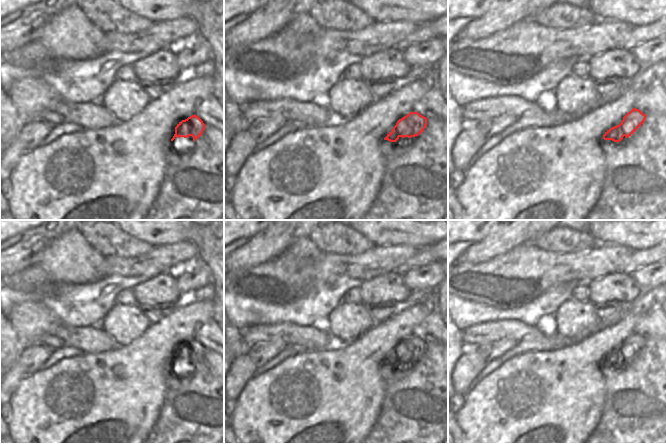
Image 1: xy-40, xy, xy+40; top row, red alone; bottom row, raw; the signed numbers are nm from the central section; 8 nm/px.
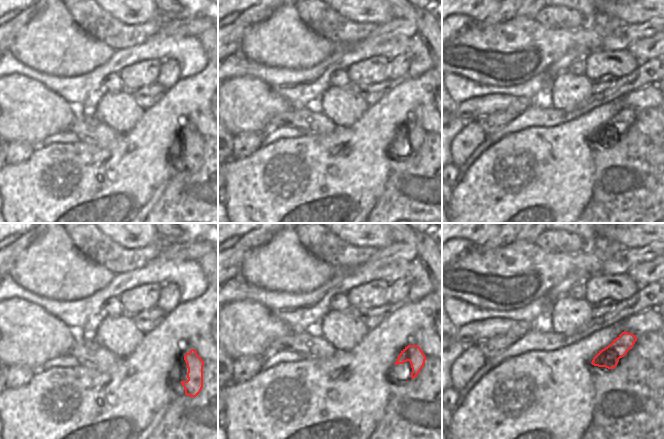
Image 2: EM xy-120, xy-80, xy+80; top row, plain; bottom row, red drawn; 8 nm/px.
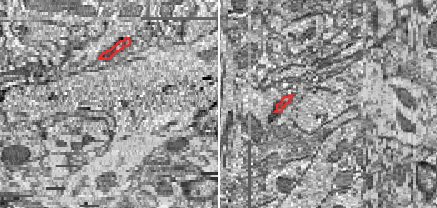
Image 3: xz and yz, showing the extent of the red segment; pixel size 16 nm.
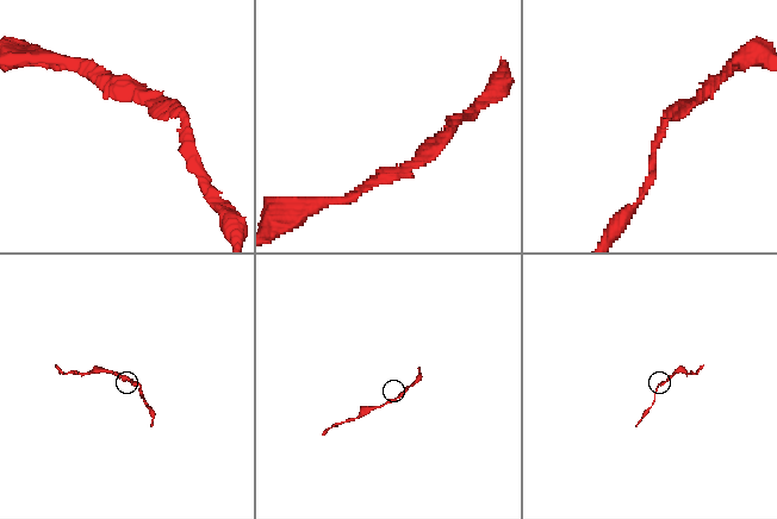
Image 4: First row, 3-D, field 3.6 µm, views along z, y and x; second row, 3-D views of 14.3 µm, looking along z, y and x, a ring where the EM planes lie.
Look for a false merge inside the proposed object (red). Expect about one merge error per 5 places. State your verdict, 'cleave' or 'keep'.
keep

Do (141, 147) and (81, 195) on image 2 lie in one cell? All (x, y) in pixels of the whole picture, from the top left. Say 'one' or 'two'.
one

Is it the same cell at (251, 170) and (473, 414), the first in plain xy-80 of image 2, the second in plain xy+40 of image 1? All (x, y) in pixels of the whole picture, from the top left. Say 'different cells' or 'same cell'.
same cell

